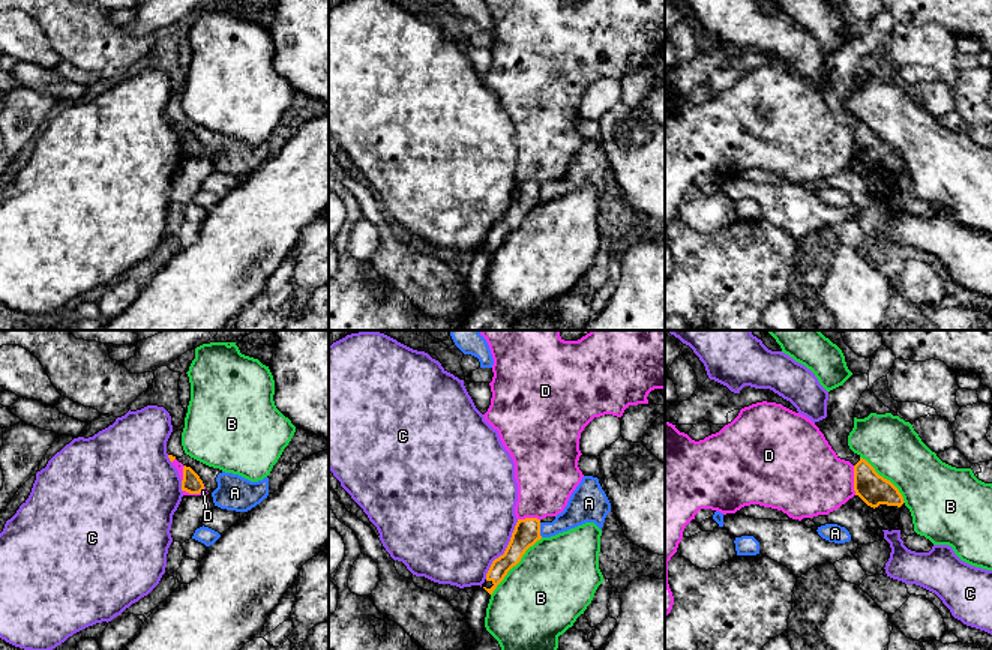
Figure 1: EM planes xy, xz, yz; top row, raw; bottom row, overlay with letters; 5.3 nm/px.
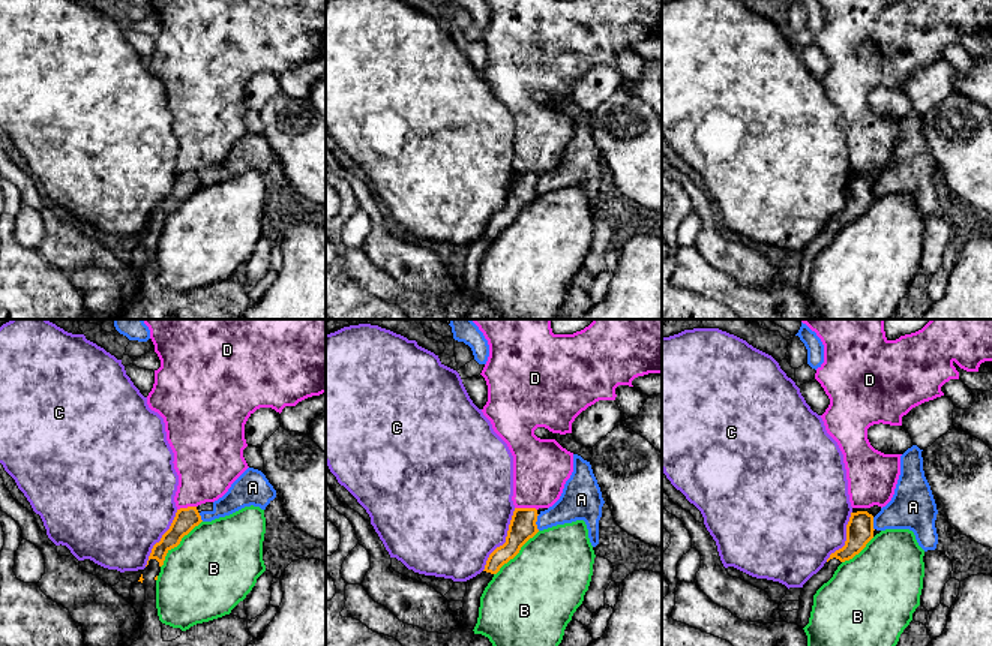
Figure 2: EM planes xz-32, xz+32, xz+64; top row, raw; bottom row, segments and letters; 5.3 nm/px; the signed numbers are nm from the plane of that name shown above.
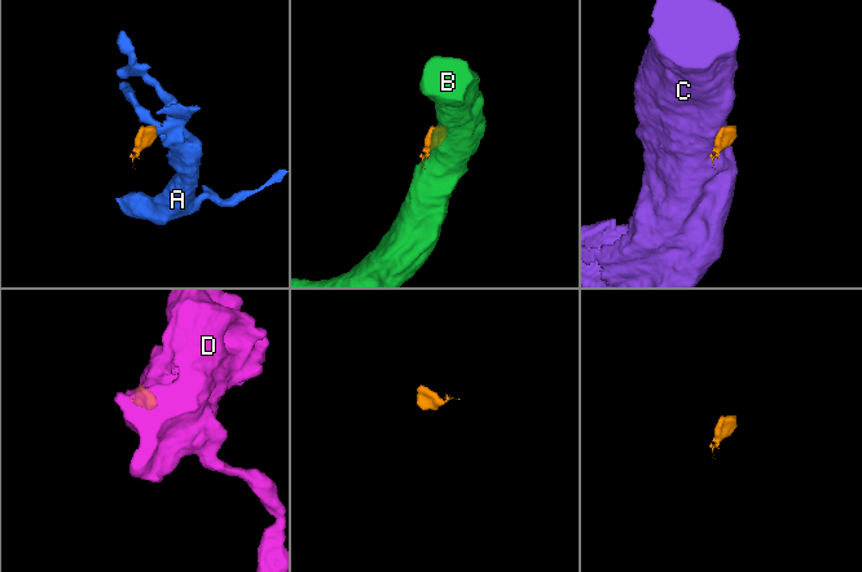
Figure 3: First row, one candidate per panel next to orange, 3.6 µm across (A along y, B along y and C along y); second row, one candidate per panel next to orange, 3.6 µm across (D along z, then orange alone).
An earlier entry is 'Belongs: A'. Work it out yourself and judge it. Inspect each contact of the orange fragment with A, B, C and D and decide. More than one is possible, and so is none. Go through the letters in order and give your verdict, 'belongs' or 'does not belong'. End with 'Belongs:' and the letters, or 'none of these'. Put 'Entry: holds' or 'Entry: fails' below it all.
A: does not belong
B: does not belong
C: does not belong
D: does not belong
Belongs: none of these
Entry: fails

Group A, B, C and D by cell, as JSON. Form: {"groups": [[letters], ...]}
{"groups": [["A"], ["B"], ["C"], ["D"]]}

